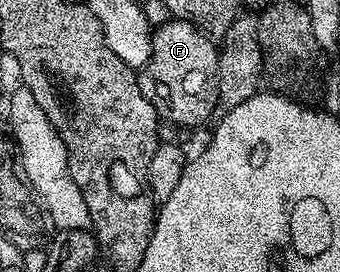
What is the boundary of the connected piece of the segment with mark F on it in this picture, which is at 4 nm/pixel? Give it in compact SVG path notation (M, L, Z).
M171 19L153 30L150 42L152 55L148 66L152 81L162 81L166 89L190 89L190 93L158 93L153 87L146 89L146 97L154 104L159 118L163 122L171 121L174 125L202 125L214 117L214 109L218 106L218 49L215 42L207 37L201 29L197 29L191 21Z

